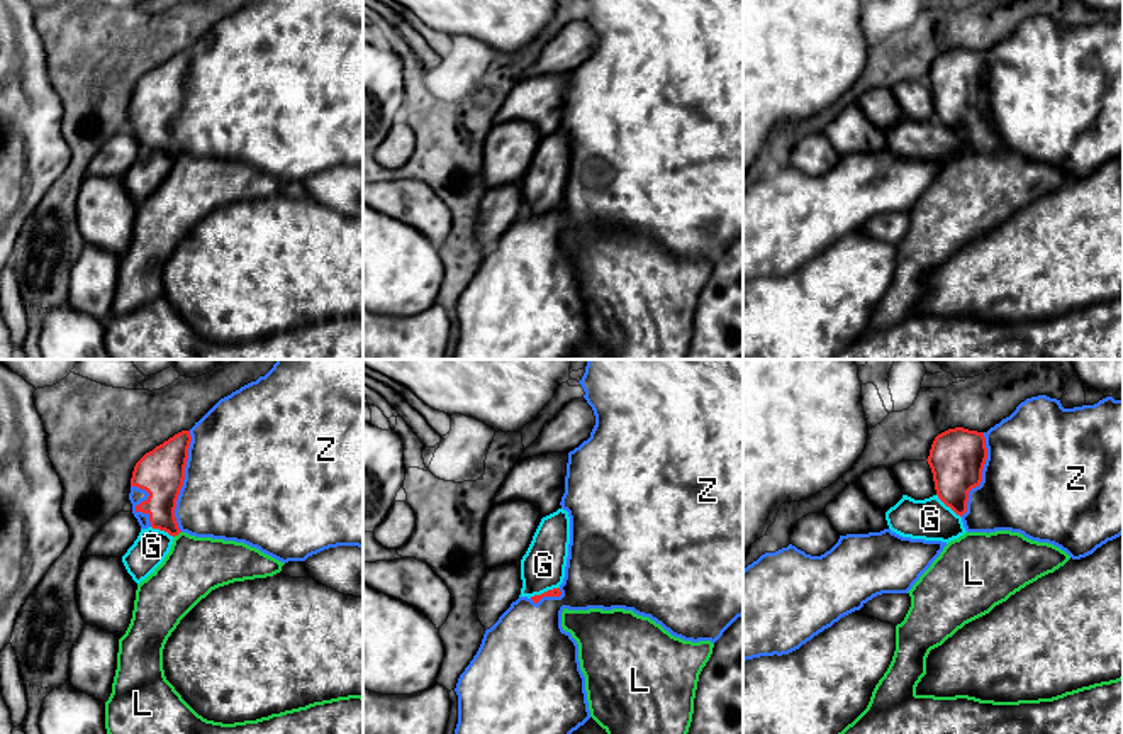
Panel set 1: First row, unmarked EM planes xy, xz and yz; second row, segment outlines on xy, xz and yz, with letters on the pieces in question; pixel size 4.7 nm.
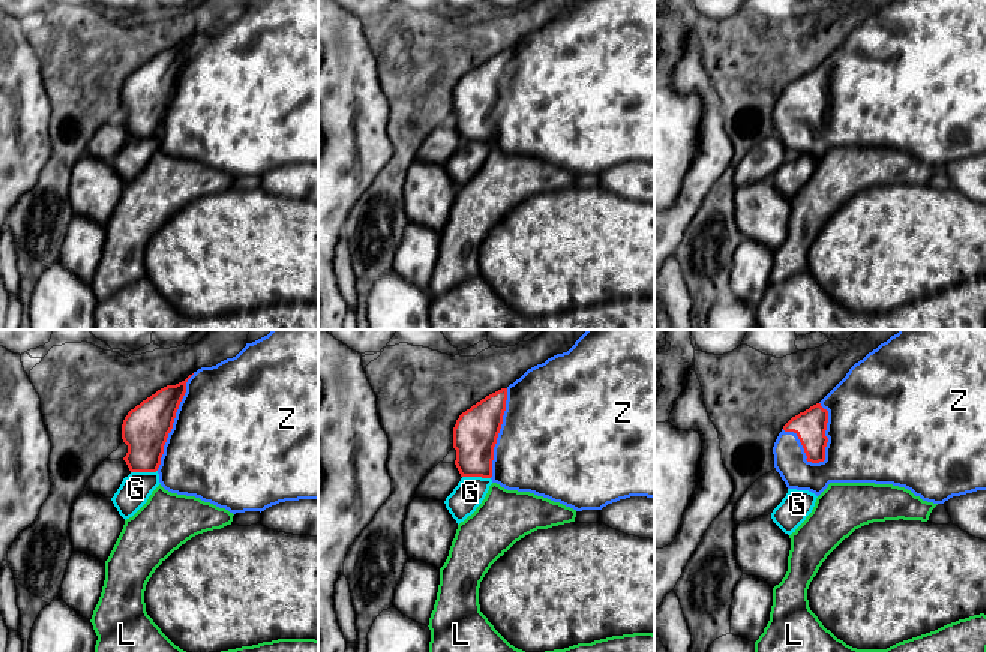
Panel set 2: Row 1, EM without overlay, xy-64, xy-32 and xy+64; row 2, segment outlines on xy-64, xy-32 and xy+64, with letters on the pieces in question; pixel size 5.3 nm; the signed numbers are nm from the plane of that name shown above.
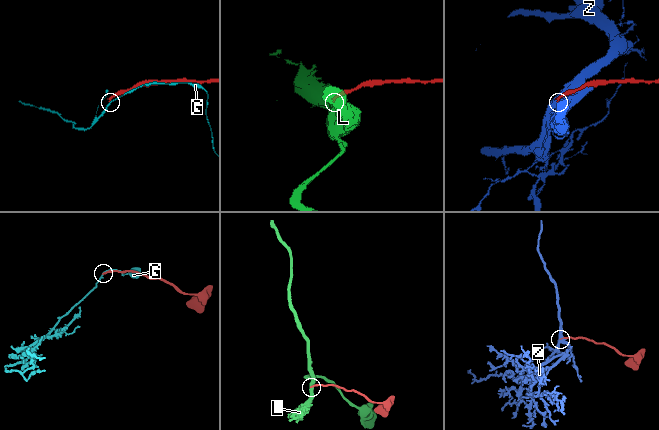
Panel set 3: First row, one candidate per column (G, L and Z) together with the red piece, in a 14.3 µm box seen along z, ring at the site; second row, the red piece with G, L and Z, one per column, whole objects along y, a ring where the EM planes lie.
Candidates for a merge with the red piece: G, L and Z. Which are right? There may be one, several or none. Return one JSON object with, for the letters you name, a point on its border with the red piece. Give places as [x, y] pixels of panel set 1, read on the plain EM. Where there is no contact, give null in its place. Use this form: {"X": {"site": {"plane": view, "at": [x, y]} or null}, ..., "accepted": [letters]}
{"Z": {"site": {"plane": "xy", "at": [182, 102]}}, "accepted": ["Z"]}

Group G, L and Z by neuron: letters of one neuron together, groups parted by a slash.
G / L / Z

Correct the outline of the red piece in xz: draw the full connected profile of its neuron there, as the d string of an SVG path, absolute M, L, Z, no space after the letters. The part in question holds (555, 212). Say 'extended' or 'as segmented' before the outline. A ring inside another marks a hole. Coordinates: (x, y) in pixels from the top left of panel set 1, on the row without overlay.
extended; M580 0L584 19L592 27L595 46L590 58L568 73L565 114L562 129L570 137L570 164L565 186L565 198L558 209L531 219L519 217L485 251L482 264L460 295L456 303L458 344L453 359L568 359L573 351L590 339L585 297L580 290L578 264L562 247L562 232L589 229L624 229L650 237L672 256L684 261L711 261L743 236L743 0Z

